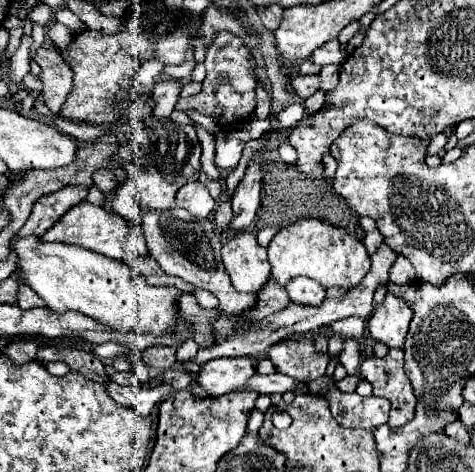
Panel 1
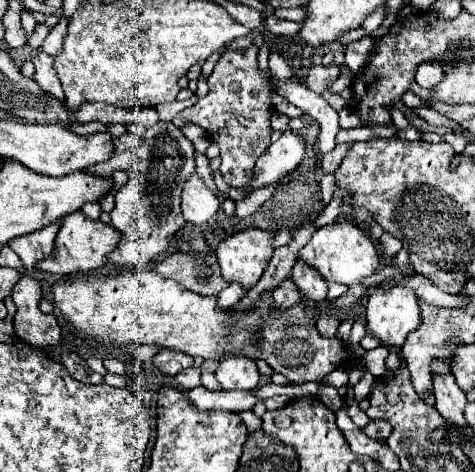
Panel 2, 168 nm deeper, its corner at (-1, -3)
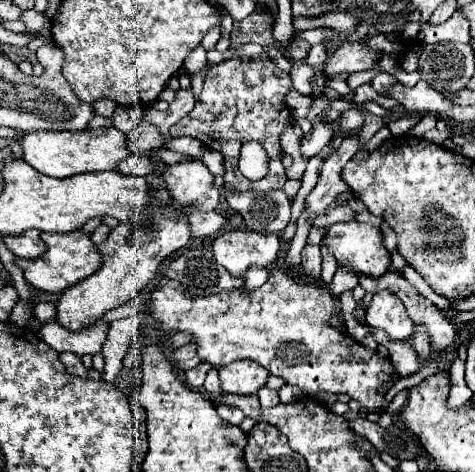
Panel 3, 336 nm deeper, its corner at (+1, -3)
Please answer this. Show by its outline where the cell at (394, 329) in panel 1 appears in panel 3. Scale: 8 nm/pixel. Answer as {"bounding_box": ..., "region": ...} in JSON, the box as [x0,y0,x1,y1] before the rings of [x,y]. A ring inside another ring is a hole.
{"bounding_box":[367,291,413,341],"region":[[[379,291],[373,295],[367,309],[367,323],[387,331],[393,341],[403,341],[413,333],[413,323],[403,303],[389,291]]]}

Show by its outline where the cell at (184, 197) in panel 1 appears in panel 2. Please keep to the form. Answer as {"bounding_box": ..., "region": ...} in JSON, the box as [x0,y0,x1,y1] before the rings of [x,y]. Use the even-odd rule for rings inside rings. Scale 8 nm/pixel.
{"bounding_box":[181,175,219,225],"region":[[[191,175],[183,187],[183,201],[181,201],[183,217],[195,225],[207,223],[219,209],[219,199],[203,185],[197,175]]]}

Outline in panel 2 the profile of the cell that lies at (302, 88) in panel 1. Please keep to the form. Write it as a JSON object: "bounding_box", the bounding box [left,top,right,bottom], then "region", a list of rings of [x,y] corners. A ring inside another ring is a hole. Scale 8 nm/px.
{"bounding_box":[305,63,339,93],"region":[[[335,63],[331,65],[315,65],[309,69],[309,75],[305,77],[305,85],[307,89],[315,91],[315,93],[325,93],[333,81],[339,77],[339,67]]]}

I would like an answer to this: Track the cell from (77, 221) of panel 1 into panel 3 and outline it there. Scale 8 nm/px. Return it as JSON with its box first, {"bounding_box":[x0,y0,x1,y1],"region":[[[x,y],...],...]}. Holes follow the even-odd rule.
{"bounding_box":[15,231,101,293],"region":[[[83,231],[73,233],[41,233],[47,251],[37,259],[15,259],[15,265],[23,269],[23,275],[31,287],[45,293],[59,293],[67,287],[79,283],[81,279],[93,275],[101,265],[101,255],[93,245],[91,237]]]}

